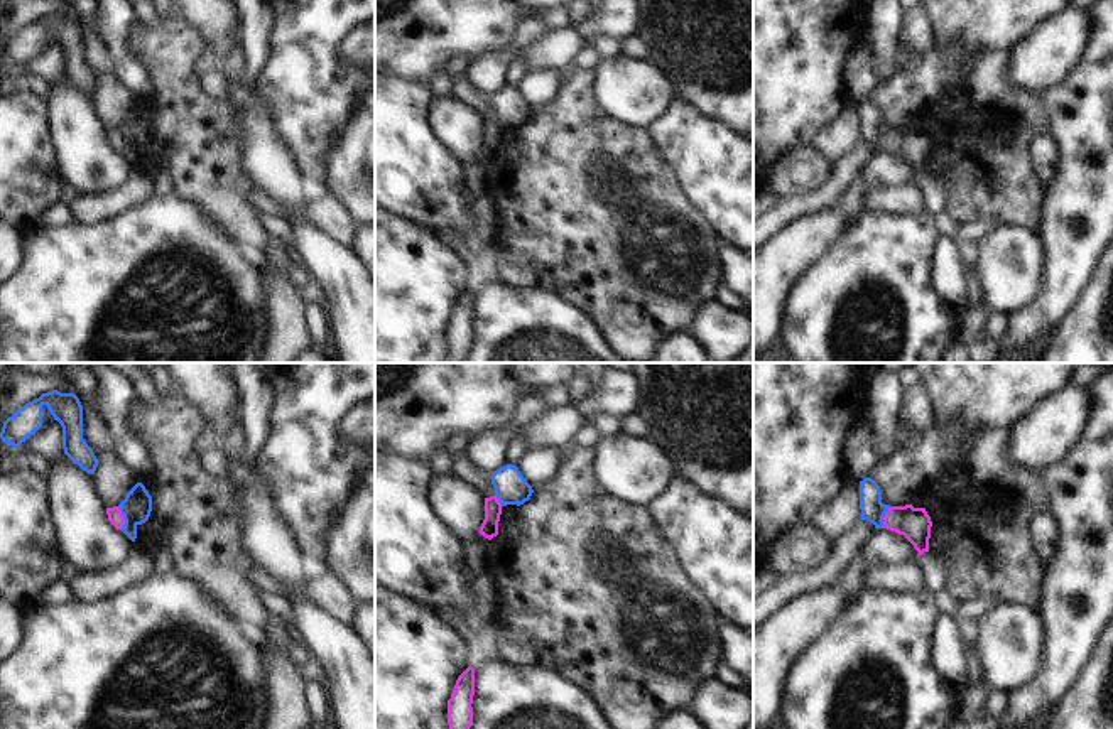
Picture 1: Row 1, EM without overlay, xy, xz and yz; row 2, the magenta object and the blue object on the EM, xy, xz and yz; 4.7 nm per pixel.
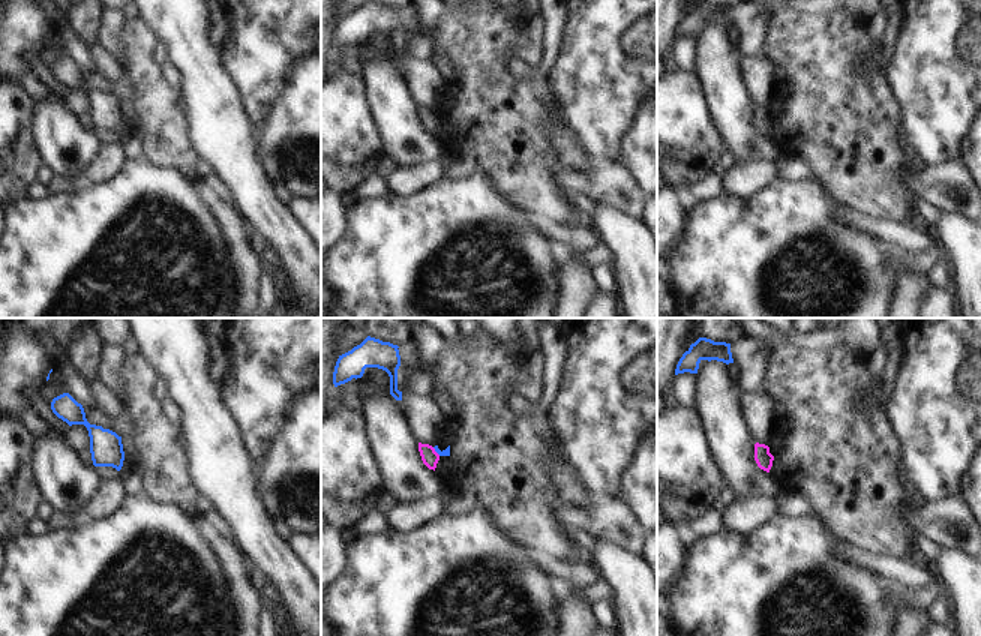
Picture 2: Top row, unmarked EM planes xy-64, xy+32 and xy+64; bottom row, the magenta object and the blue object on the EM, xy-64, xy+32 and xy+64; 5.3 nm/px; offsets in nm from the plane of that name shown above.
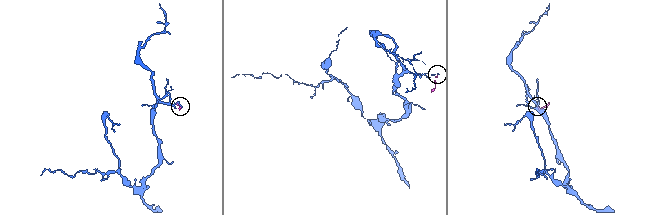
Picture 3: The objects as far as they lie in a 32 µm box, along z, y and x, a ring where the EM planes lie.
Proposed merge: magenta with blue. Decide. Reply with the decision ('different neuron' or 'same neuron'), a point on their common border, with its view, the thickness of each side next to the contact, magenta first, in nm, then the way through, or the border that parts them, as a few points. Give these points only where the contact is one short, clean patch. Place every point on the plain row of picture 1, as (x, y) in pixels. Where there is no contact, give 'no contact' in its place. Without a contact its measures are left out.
different neuron; contact xy (122, 140); calibres 70 and 140 nm; border xy (117, 129), (124, 142), (122, 151)

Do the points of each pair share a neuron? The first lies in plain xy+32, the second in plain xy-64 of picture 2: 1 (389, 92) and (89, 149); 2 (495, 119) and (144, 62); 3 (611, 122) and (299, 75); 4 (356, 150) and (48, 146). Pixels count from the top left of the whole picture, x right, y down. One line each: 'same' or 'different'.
1: same
2: same
3: different
4: different

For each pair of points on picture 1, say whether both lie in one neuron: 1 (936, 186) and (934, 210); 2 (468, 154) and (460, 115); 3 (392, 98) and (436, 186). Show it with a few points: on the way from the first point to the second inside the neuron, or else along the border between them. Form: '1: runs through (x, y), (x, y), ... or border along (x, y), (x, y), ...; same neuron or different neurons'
1: runs through (936, 191), (936, 205); same neuron
2: runs through (465, 144), (465, 134), (460, 125); same neuron
3: runs through (392, 120), (392, 142), (414, 164); same neuron

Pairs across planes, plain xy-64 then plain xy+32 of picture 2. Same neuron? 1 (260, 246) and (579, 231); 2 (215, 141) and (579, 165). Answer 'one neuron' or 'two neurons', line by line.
1: one neuron
2: one neuron

